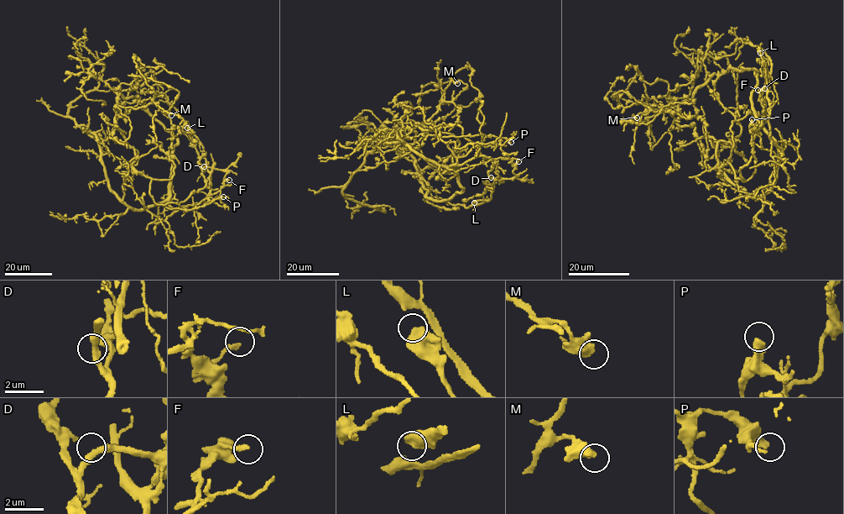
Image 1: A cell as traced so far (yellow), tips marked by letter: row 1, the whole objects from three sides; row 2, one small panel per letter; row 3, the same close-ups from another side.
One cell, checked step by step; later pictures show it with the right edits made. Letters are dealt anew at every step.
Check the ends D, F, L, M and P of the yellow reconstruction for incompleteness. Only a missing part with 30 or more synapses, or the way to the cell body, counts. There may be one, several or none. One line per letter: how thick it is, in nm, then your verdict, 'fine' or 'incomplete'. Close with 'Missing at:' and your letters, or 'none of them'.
D: calibre 320 nm; fine
F: calibre 200 nm; fine
L: calibre 550 nm; fine
M: calibre 500 nm; fine
P: calibre 360 nm; fine
Missing at: none of them

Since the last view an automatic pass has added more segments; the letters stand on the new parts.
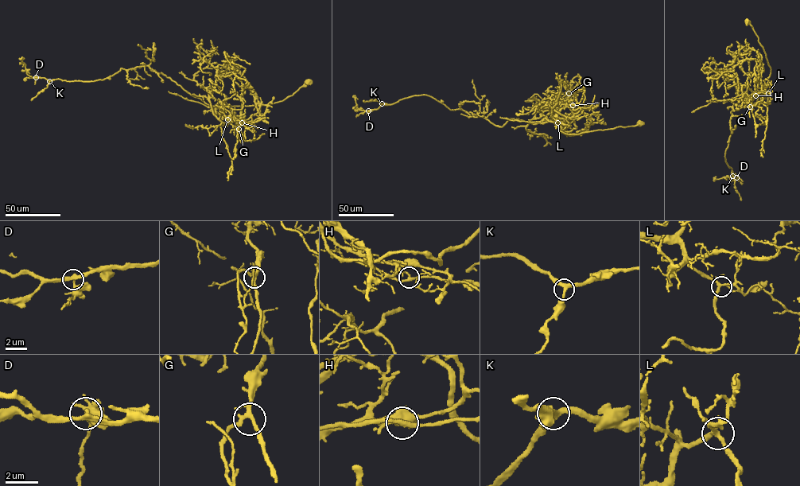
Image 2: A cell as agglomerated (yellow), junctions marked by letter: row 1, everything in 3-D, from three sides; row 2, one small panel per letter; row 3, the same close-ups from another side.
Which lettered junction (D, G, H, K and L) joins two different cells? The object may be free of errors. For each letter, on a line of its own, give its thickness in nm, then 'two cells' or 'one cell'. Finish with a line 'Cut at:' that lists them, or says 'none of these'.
D: calibre 280 nm; one cell
G: calibre 240 nm; one cell
H: calibre 200 nm; two cells
K: calibre 280 nm; one cell
L: calibre 240 nm; one cell
Cut at: H

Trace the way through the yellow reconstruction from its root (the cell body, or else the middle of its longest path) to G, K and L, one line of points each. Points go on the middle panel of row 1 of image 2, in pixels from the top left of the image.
G: (639, 123), (576, 134), (565, 134), (559, 130), (553, 118), (568, 100), (568, 93)
K: (639, 123), (569, 134), (548, 121), (511, 118), (495, 126), (425, 95), (382, 103)
L: (639, 123), (569, 134), (559, 130), (553, 122), (557, 122)

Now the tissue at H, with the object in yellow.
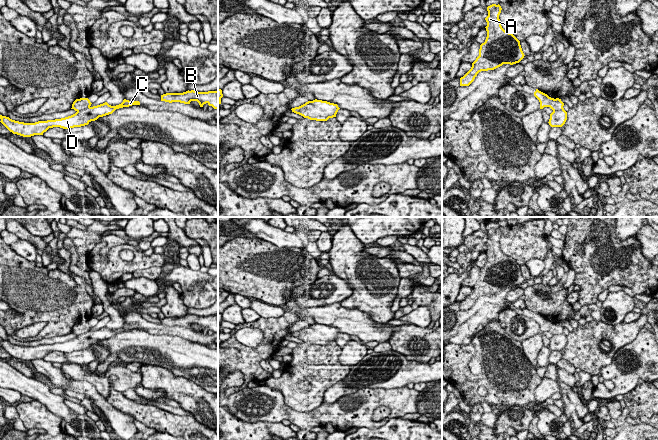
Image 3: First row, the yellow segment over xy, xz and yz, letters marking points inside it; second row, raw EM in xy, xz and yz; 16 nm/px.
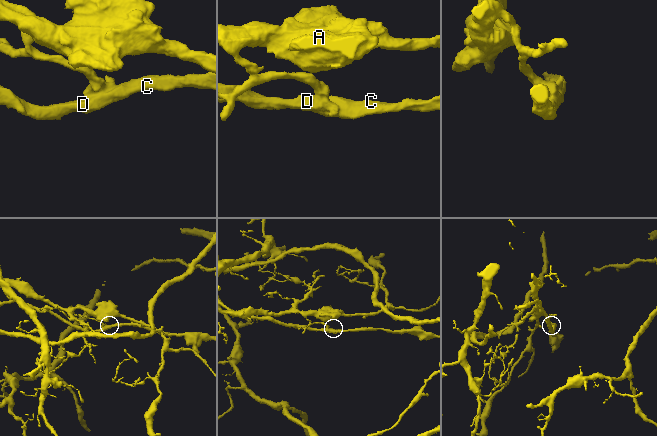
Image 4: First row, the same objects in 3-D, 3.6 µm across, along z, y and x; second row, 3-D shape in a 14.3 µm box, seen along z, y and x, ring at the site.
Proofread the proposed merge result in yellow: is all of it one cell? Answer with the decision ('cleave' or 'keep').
cleave

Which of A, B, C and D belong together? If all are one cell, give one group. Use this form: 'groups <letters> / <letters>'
groups A / B C D

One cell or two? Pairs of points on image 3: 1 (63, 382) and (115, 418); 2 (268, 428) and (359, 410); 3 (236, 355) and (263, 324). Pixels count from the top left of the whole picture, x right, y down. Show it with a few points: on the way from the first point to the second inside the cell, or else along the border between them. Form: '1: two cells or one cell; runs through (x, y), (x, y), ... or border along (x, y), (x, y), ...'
1: one cell; runs through (76, 385), (86, 388), (103, 405)
2: two cells; border along (281, 421), (257, 422)
3: one cell; runs through (248, 355), (254, 355), (267, 342), (267, 336)

